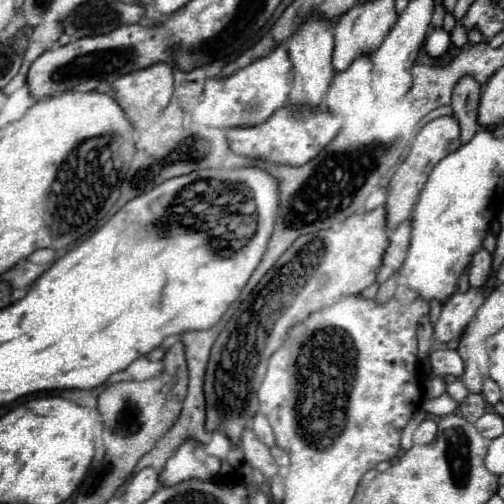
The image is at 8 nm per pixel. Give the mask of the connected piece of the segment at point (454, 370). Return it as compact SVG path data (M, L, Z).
M436 350L430 354L430 366L432 366L432 372L440 378L444 376L460 376L462 370L464 370L464 364L462 364L462 358L458 356L456 350Z

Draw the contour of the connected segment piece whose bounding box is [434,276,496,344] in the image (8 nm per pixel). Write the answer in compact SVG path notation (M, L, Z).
M494 276L486 282L484 292L478 290L468 290L466 294L454 294L444 306L442 306L442 314L434 326L434 340L438 344L448 344L454 338L458 338L462 334L462 330L466 328L466 324L474 318L476 310L480 308L480 304L486 300L486 296L492 292L494 288Z

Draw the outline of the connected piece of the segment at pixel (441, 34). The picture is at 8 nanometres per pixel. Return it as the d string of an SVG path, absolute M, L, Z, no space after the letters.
M434 28L428 38L426 38L426 52L430 56L442 56L446 50L448 50L448 44L450 44L450 34L444 30L444 28Z

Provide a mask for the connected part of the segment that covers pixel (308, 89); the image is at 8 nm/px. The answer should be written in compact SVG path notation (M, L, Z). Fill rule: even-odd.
M318 16L312 22L304 22L300 32L296 32L286 42L288 56L290 56L292 66L294 66L294 84L292 84L292 92L288 96L290 104L310 106L310 110L314 110L316 106L320 106L324 102L324 96L326 96L328 86L330 86L332 76L334 76L334 68L332 68L334 36L330 30L332 30L332 24L328 20L324 20L322 16Z

